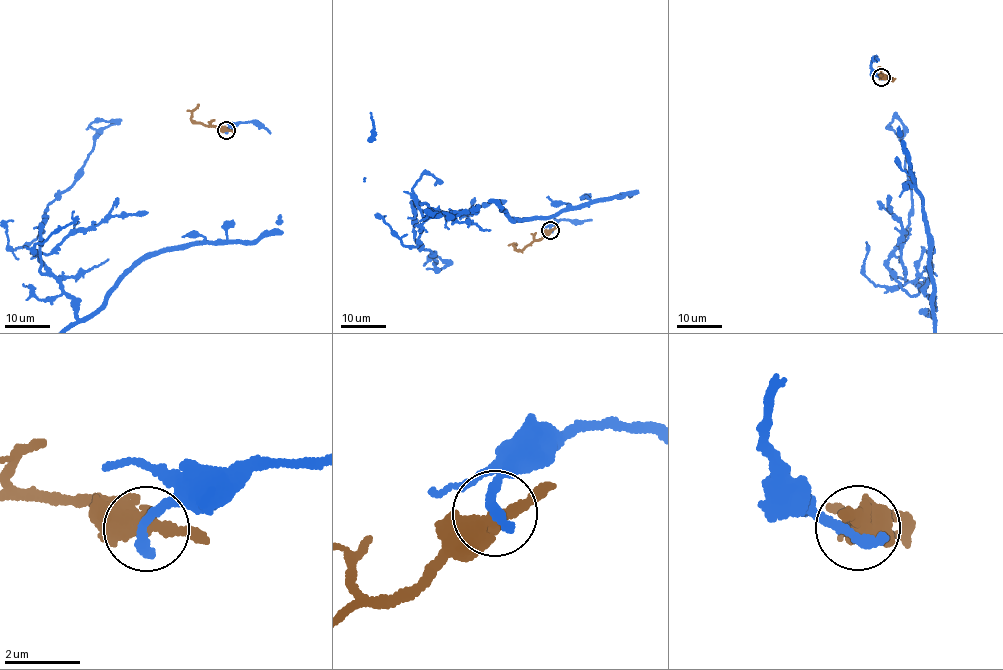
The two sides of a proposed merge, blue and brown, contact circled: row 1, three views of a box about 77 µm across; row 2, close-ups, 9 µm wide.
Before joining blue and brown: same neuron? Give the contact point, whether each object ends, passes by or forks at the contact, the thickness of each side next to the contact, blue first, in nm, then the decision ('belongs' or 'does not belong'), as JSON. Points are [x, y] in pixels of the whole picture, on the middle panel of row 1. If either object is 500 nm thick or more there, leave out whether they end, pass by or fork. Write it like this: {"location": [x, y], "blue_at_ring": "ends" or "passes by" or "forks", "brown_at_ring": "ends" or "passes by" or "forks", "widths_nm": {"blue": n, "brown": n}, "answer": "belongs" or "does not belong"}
{"location": [550, 230], "blue_at_ring": "ends", "brown_at_ring": "passes by", "widths_nm": {"blue": 340, "brown": 420}, "answer": "does not belong"}

